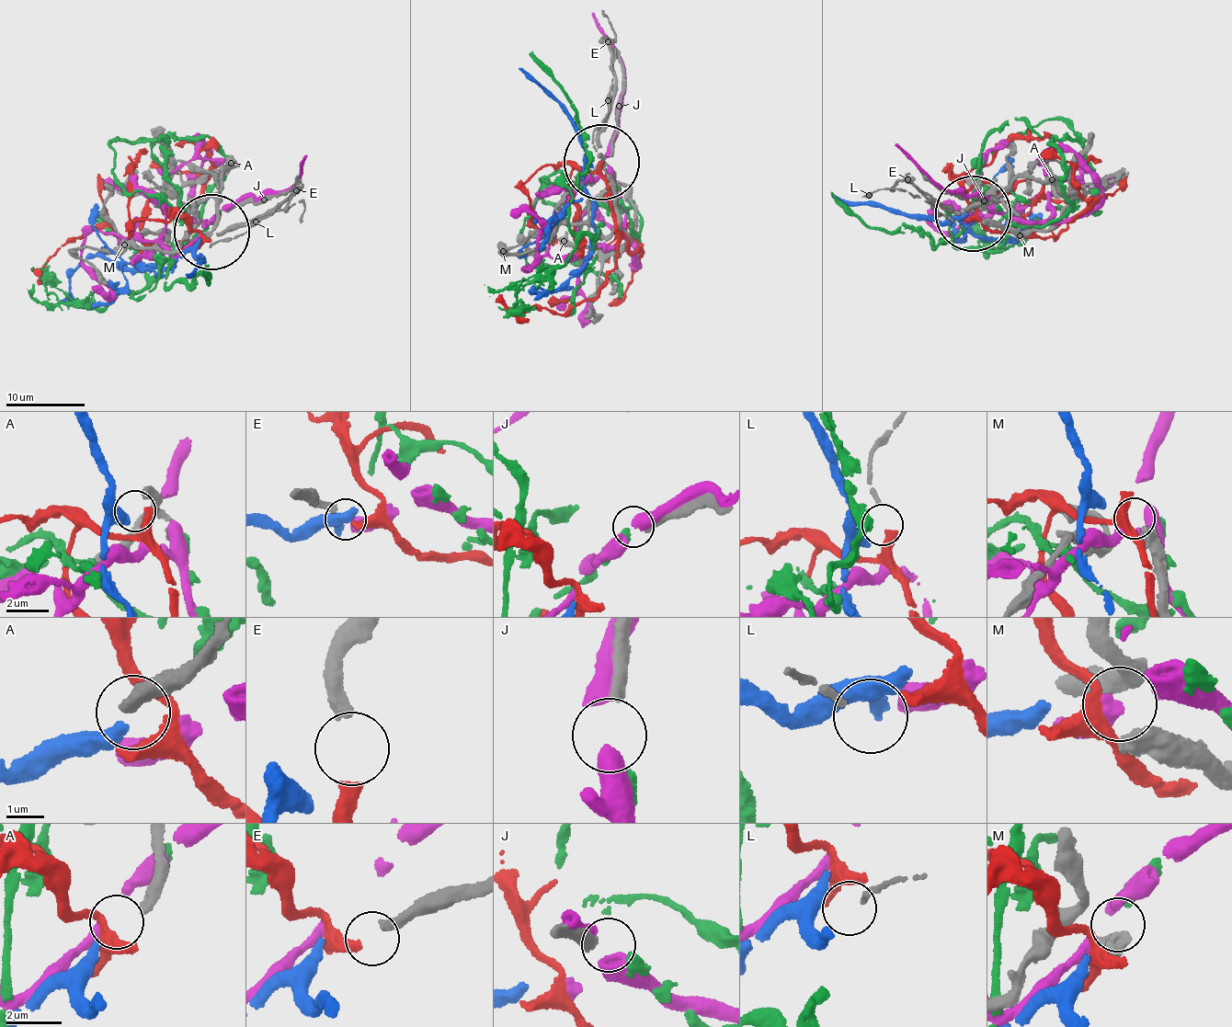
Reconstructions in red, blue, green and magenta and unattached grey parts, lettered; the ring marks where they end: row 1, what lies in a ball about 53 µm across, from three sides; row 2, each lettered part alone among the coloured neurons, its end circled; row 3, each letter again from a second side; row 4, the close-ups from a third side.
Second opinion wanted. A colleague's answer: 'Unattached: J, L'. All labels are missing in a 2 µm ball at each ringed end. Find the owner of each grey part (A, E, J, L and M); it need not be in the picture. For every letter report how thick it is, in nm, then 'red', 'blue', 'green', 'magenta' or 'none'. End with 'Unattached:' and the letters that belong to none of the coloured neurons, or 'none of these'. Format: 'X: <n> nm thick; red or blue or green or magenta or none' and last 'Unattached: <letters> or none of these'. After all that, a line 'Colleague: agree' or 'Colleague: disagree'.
A: 400 nm thick; blue
E: 360 nm thick; red
J: 420 nm thick; green
L: 190 nm thick; none
M: 600 nm thick; none
Unattached: L, M
Colleague: disagree

